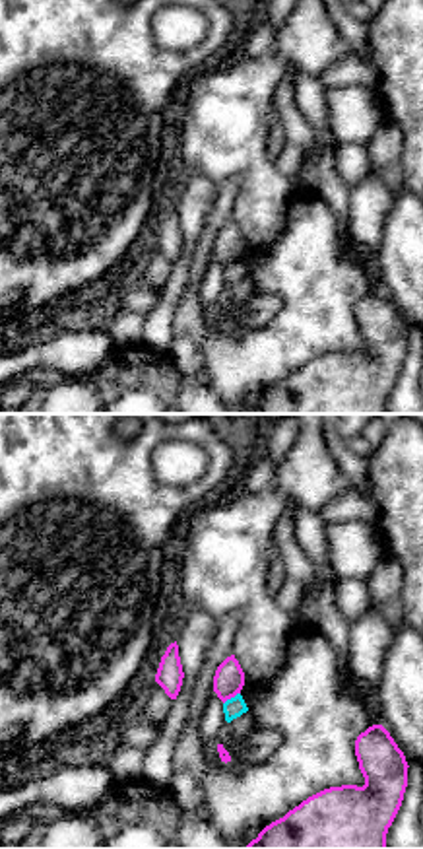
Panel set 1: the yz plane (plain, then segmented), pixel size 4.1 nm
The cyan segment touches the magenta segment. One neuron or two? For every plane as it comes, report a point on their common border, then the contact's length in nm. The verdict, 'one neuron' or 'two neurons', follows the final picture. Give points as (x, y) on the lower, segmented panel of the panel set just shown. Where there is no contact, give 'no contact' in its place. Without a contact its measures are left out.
contact (231, 698); length 90 nm

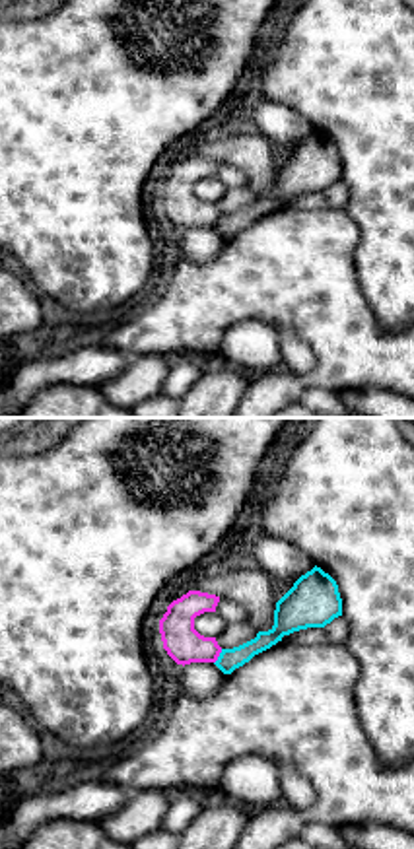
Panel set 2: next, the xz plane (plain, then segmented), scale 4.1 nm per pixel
contact (218, 657); length 70 nm

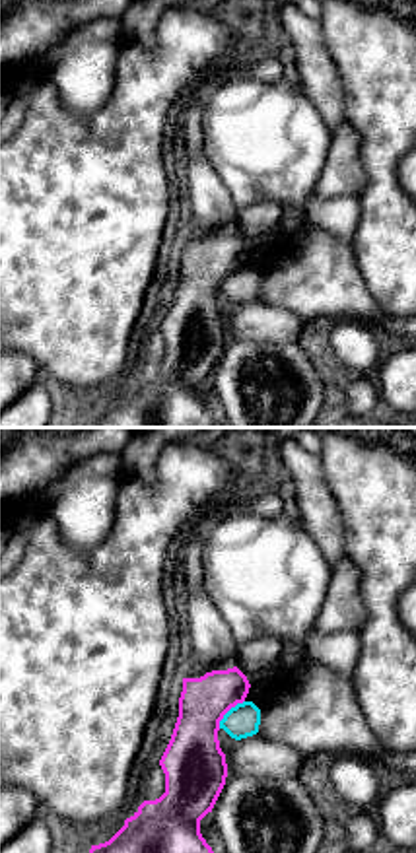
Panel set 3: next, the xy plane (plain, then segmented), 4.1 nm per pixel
contact (228, 712); length 160 nm

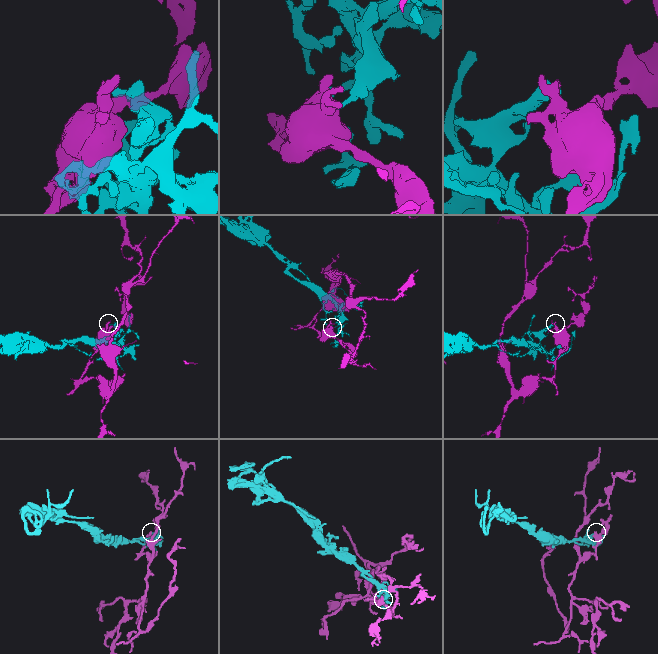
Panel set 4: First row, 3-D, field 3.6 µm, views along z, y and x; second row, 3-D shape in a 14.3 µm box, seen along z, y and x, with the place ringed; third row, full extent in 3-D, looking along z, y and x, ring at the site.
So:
one neuron

